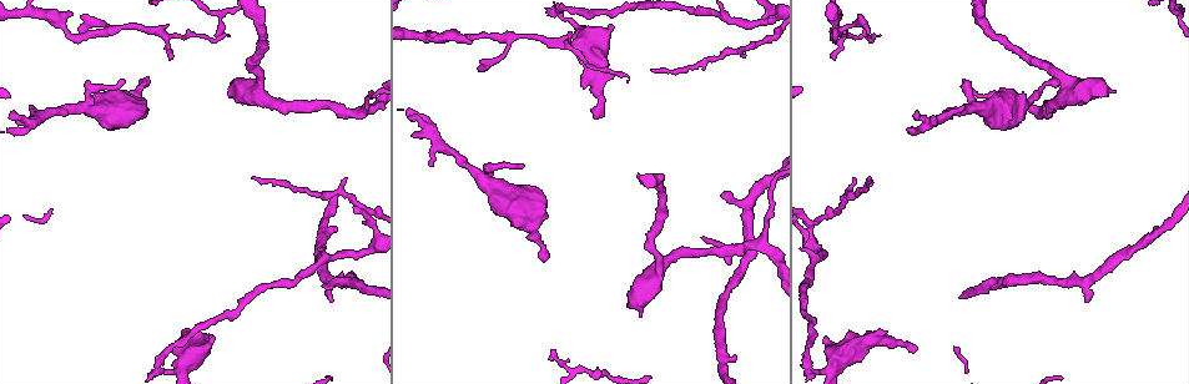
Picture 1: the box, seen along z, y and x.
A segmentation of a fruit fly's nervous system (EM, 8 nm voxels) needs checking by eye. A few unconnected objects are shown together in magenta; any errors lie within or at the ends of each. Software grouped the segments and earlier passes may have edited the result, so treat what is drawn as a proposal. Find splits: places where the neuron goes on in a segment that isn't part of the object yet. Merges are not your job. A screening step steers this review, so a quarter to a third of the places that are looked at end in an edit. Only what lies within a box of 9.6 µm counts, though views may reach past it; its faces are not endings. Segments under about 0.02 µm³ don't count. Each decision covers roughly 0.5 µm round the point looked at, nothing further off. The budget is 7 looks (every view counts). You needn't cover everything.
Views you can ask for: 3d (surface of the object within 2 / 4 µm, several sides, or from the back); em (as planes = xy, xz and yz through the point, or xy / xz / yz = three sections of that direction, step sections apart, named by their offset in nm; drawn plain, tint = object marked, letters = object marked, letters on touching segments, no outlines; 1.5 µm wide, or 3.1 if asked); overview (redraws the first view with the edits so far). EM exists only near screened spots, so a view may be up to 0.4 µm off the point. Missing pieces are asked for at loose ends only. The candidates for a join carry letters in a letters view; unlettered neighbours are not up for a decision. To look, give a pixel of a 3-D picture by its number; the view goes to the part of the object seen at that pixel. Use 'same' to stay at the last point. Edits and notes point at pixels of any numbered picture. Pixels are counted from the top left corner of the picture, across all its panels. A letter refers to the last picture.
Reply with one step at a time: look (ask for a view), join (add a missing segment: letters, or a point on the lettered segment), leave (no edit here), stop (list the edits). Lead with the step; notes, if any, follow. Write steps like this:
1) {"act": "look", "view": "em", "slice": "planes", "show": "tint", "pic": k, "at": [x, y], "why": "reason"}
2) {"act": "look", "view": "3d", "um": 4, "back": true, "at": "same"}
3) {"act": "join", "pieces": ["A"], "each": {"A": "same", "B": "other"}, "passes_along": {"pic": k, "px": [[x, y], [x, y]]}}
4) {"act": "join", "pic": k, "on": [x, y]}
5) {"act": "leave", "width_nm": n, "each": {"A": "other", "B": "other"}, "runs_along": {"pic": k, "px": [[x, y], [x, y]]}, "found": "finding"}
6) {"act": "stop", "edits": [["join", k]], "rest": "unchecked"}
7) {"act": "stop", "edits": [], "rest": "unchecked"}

{"act": "look", "view": "3d", "um": 2, "pic": 1, "at": [123, 81], "why": "thin end"}

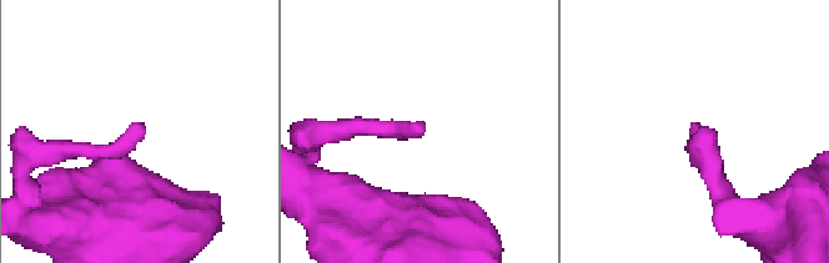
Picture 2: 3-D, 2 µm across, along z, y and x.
{"act": "look", "view": "em", "slice": "planes", "show": "letters", "pic": 2, "at": [143, 129]}

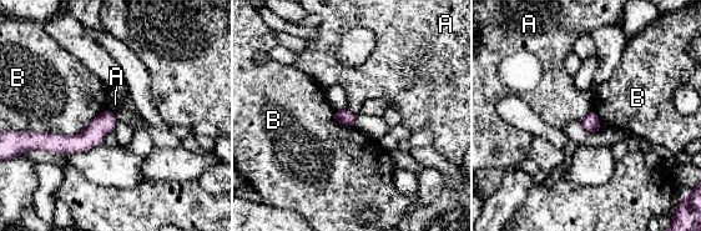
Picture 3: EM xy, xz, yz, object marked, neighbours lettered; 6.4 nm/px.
{"act": "leave", "each": {"A": "other", "B": "other"}, "found": "no lettered segment goes on from it"}

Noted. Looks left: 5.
{"act": "look", "view": "em", "slice": "xz", "step": 8, "show": "letters", "pic": 1, "at": [213, 338], "why": "an open end"}

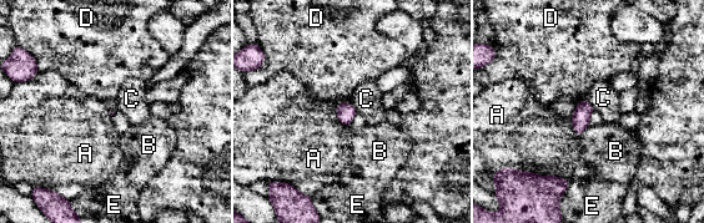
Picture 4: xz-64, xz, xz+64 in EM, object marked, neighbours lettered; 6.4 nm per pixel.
{"act": "look", "view": "em", "slice": "planes", "show": "letters", "at": "same"}

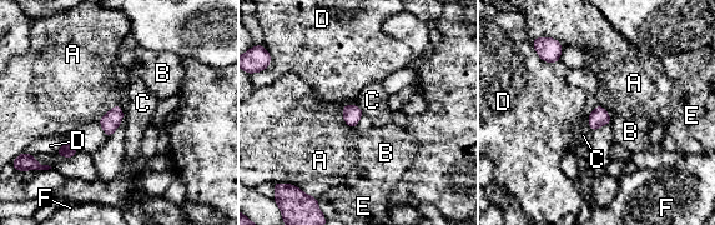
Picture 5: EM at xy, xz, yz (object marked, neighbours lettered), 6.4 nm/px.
{"act": "leave", "width_nm": 120, "each": {"A": "other", "B": "other", "C": "other", "D": "other", "E": "other", "F": "other"}, "border": {"pic": 5, "px": [[587, 116], [589, 128], [593, 131]]}, "found": "no lettered segment goes on from it"}

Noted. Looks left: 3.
{"act": "look", "view": "em", "slice": "xz", "step": 4, "show": "letters", "pic": 1, "at": [1089, 301], "why": "branch stops here"}

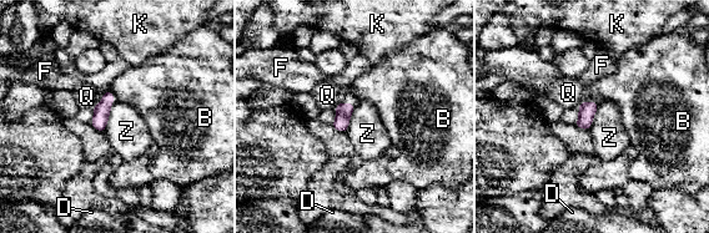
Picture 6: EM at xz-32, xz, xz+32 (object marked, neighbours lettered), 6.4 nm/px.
{"act": "look", "view": "em", "slice": "xy", "step": 8, "show": "letters", "at": "same", "why": "cut it another way"}

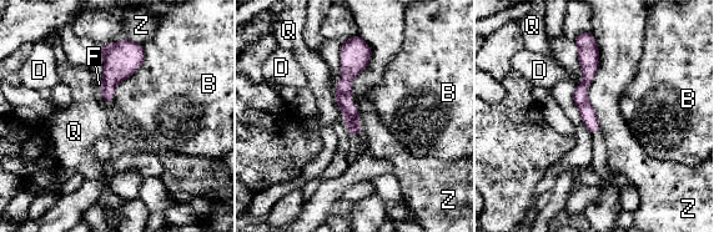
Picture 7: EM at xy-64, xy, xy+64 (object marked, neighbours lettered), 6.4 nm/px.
{"act": "leave", "longest_contact_nm": ["Z", 550], "each": {"B": "other", "D": "other", "F": "other", "Q": "other", "Z": "other"}, "runs_along": {"pic": 7, "px": [[348, 58], [345, 105], [355, 131]]}, "found": "no lettered segment goes on from it"}

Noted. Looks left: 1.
{"act": "stop", "edits": [], "rest": "unchecked"}

